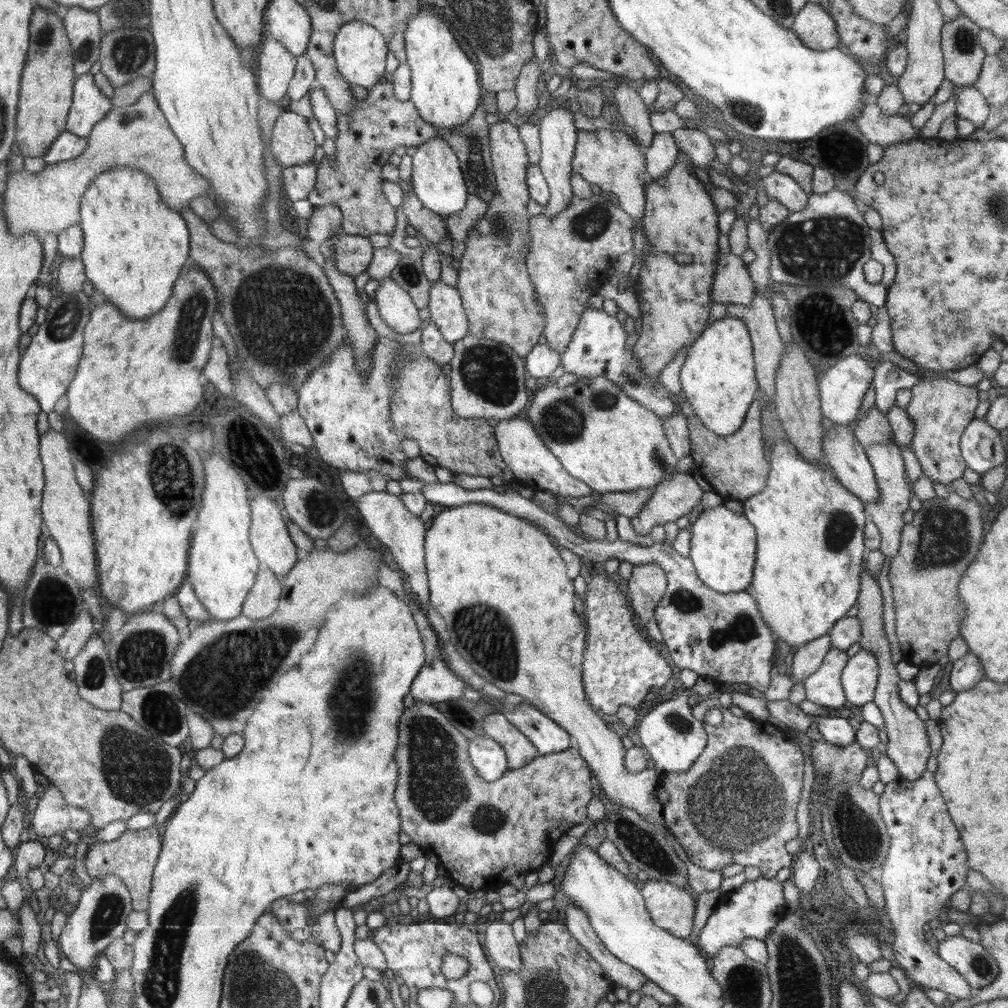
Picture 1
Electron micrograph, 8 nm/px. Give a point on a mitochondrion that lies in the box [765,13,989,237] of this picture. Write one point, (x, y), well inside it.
(964, 40)

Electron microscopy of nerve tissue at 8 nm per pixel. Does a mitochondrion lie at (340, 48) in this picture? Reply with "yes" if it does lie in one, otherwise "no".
no

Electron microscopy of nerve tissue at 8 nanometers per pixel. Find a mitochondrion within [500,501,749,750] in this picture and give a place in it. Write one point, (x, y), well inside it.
(683, 600)

